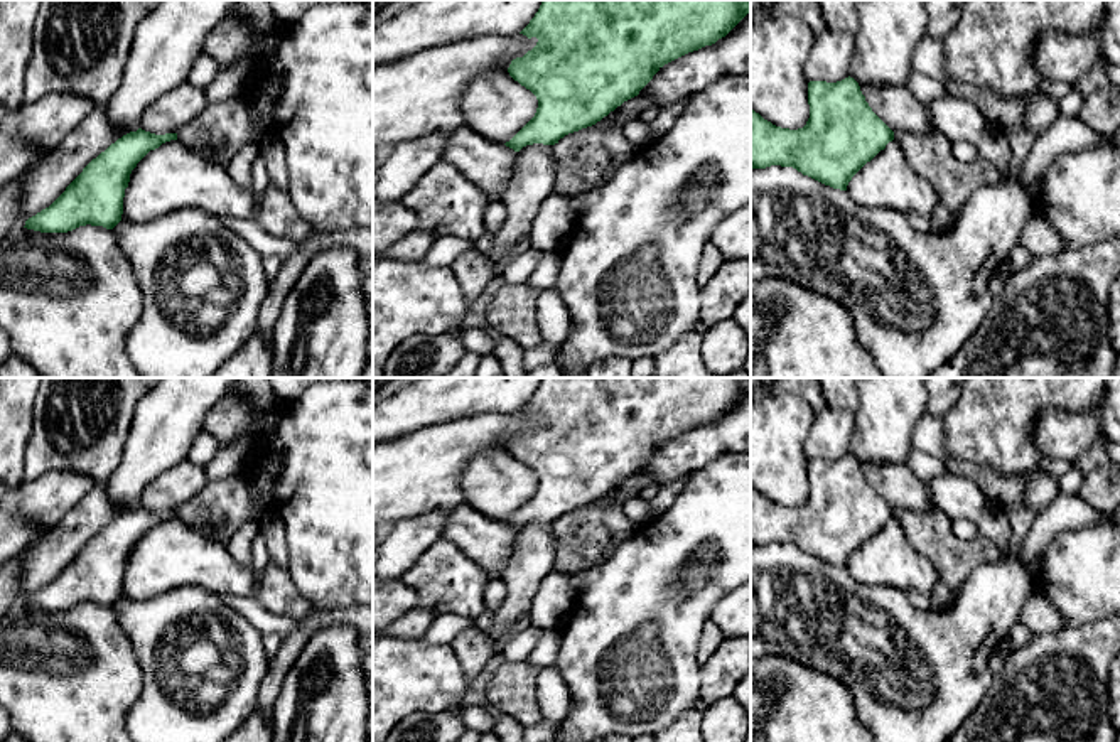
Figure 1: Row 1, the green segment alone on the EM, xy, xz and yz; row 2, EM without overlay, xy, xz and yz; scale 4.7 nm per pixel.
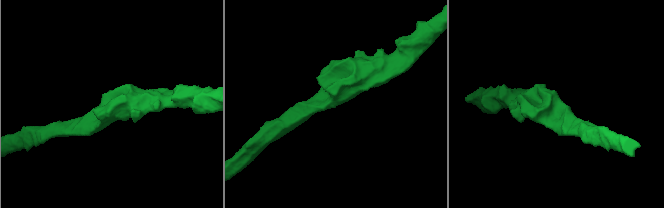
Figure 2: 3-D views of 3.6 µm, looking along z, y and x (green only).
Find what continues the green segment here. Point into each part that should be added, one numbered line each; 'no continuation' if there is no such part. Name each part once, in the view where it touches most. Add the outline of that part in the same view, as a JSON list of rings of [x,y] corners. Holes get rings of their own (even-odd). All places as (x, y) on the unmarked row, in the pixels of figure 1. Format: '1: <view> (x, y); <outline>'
no continuation

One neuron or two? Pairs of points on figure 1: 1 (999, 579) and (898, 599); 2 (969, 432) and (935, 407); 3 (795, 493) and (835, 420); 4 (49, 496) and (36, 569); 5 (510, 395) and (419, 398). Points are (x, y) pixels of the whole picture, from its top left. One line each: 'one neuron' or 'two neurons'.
1: one neuron
2: two neurons
3: two neurons
4: two neurons
5: one neuron

